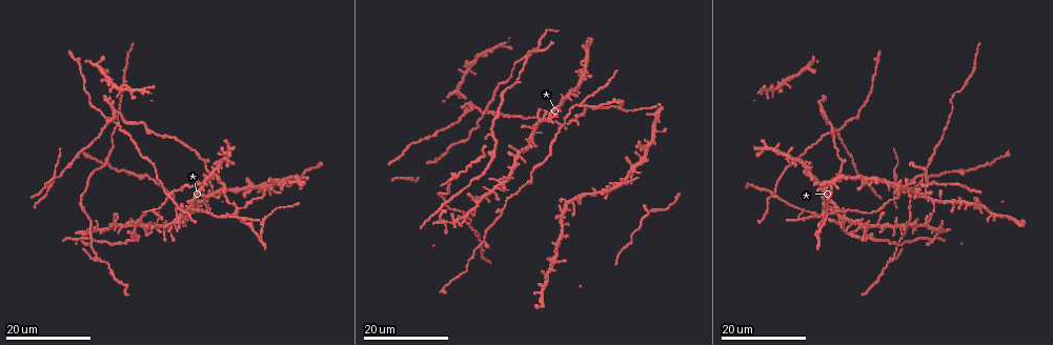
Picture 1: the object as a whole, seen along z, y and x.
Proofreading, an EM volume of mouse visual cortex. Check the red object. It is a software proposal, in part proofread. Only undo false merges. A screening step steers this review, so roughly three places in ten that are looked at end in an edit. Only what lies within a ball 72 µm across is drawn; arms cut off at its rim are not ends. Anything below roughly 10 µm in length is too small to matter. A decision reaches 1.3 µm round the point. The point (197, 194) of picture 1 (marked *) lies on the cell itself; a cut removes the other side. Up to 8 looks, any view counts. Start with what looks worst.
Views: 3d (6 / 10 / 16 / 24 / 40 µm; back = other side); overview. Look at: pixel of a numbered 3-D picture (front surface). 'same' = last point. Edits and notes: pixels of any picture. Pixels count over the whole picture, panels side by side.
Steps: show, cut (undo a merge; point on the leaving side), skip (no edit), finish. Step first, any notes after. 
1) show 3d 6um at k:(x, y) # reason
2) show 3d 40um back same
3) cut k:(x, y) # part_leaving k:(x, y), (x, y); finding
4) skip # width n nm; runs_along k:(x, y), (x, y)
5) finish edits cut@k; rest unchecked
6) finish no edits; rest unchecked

show 3d 16um at 1:(774, 193) # four or more arms meet

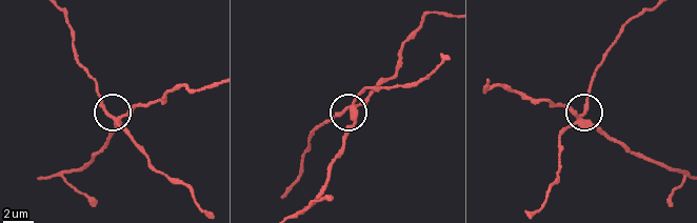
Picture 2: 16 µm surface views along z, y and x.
show 3d 10um at 2:(112, 118) # closer look

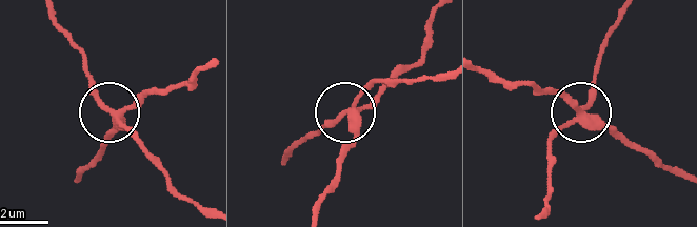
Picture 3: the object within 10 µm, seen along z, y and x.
cut 3:(106, 132) # arms 4; two cells meet here

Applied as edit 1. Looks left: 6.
show overview

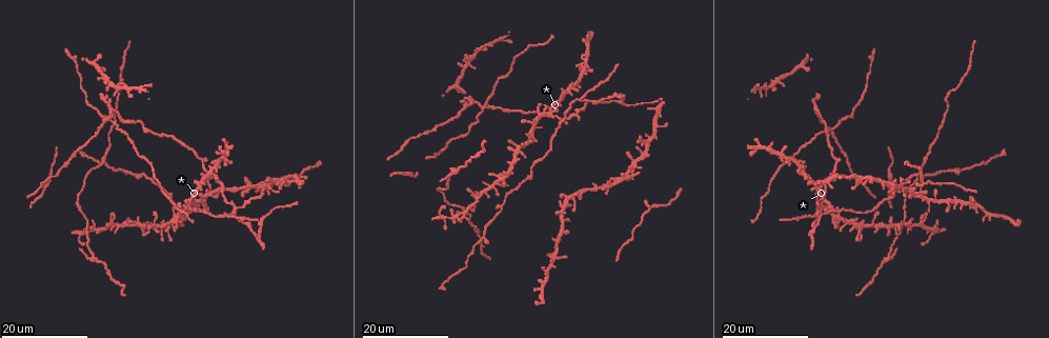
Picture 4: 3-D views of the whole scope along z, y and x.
show 3d 24um at 4:(116, 225) # four arms meet

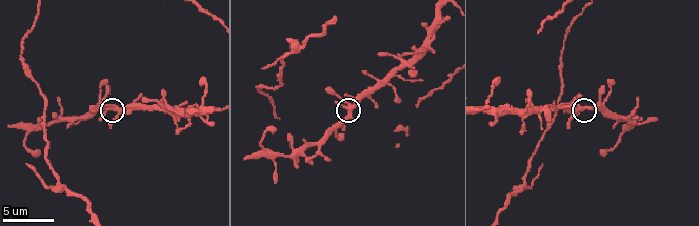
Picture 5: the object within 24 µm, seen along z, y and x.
show 3d 6um at 5:(579, 105)

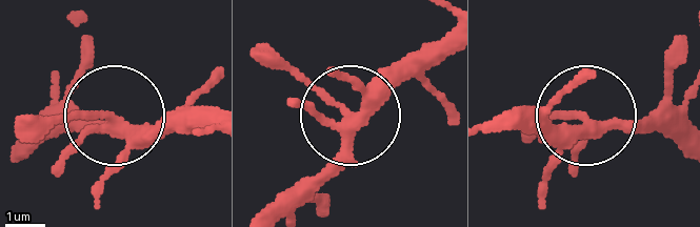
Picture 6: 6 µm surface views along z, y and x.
skip # runs_along 6:(451, 31), (343, 121), (330, 162), (280, 211); one cell here

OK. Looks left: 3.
show 3d 24um at 4:(580, 100) # a fork

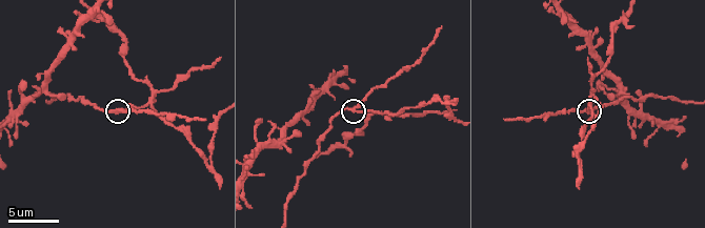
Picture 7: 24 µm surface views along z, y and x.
show 3d 6um at 7:(119, 108) # zoom in

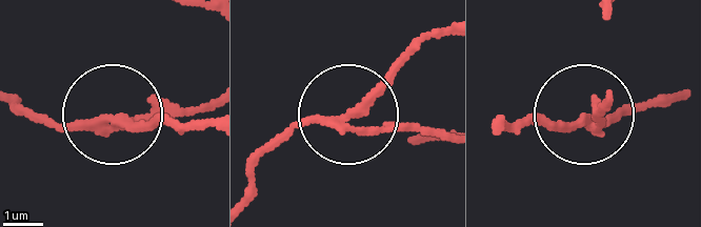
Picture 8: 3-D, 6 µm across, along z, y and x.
cut 8:(162, 99) # width 200 nm; part_leaving 8:(113, 128), (209, 102); a second cell is stuck on

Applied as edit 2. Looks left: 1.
show 3d 10um at 2:(649, 11)

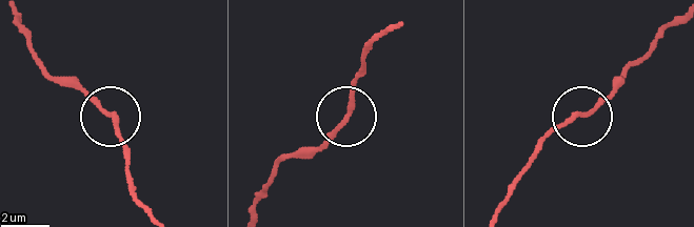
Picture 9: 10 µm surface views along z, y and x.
skip # side_arm 22 um; one cell here

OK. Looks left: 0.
finish edits cut@3, cut@8; rest unchecked

